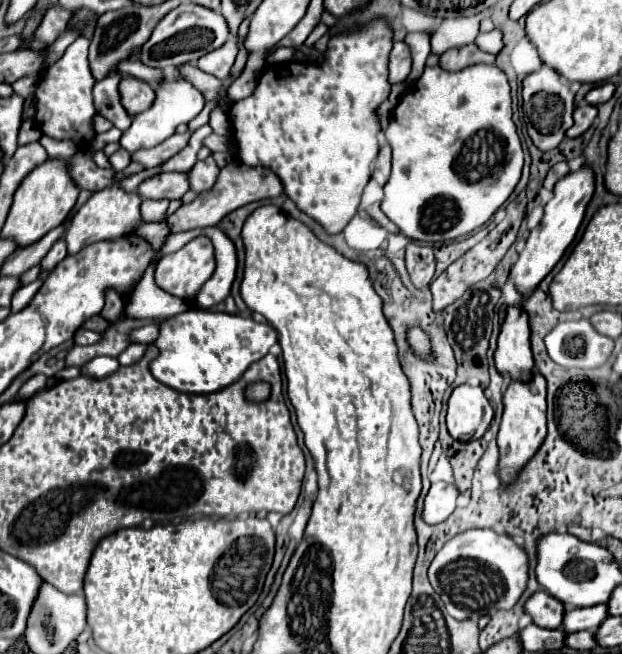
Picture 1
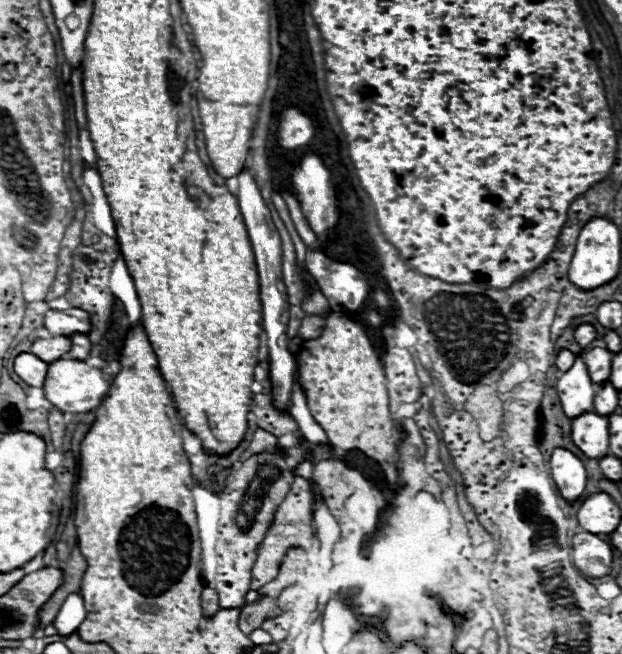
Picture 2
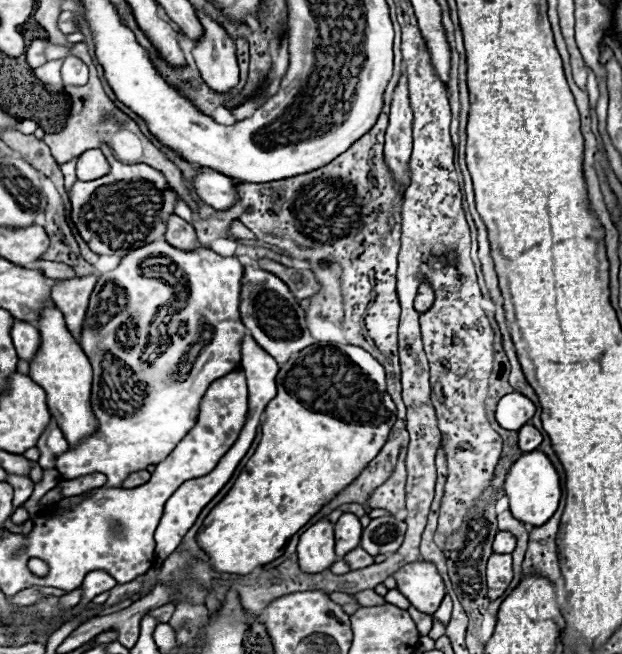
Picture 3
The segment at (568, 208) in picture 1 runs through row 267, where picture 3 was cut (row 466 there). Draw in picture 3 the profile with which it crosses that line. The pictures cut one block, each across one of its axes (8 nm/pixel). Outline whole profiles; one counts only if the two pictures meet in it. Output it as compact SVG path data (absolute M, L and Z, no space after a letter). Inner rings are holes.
M532 450L514 462L514 466L510 468L510 474L506 478L504 490L510 498L512 514L518 520L532 524L532 526L542 526L544 522L548 522L552 518L552 514L558 510L560 496L562 496L560 476L558 476L554 464L550 462L550 458L542 450Z

